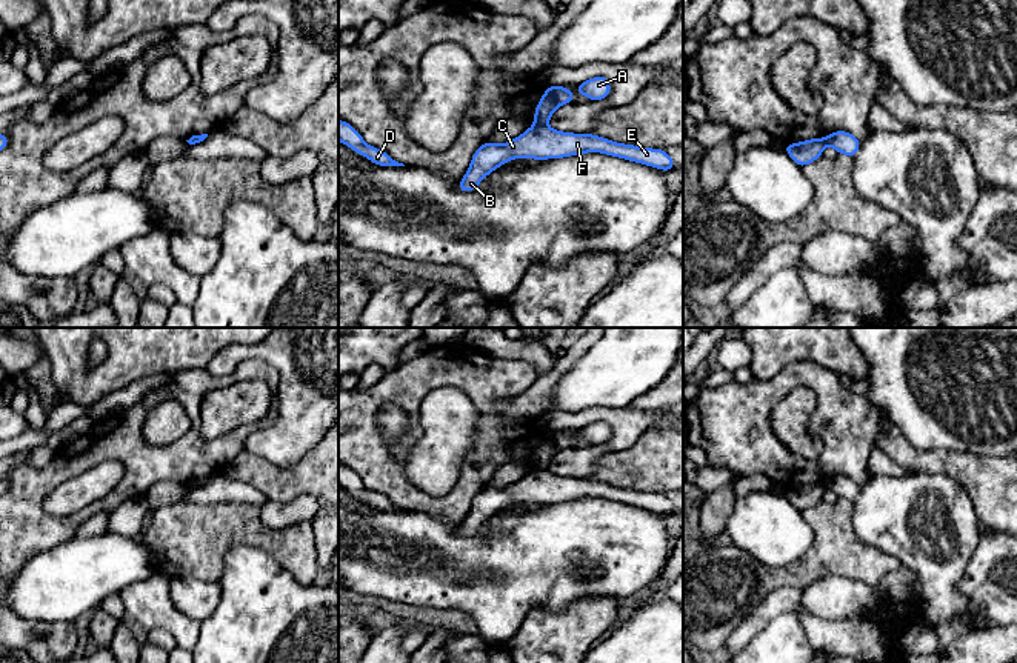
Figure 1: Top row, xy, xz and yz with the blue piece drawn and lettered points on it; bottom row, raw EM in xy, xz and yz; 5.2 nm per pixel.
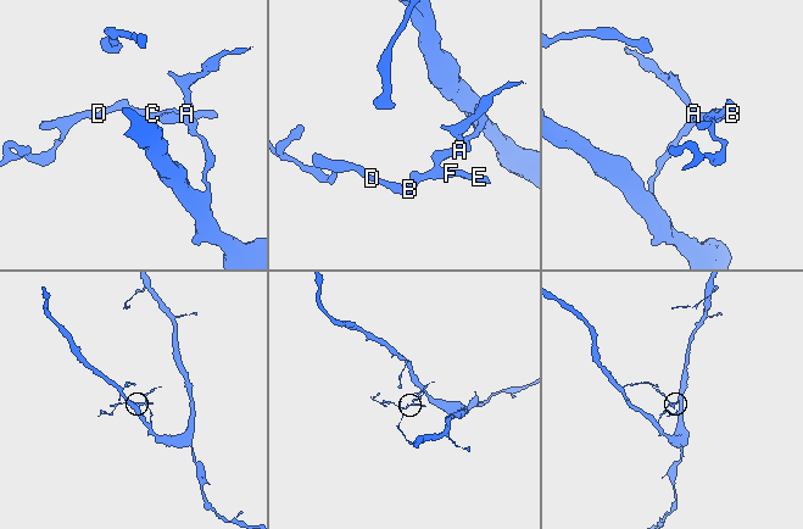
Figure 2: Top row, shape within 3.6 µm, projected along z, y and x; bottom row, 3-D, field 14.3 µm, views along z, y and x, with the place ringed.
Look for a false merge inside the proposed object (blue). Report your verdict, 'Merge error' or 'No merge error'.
Merge error

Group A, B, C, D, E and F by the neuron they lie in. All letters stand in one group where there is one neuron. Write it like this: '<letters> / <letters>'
A / B C D E F

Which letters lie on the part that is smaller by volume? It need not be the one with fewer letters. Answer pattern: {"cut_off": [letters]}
{"cut_off": ["B", "C", "D", "E", "F"]}

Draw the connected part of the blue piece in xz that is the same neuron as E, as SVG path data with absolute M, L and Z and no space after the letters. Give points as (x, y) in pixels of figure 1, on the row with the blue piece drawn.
M545 125L531 126L522 135L503 145L491 143L489 140L483 143L474 152L468 172L458 185L458 191L474 191L488 174L512 158L546 160L585 152L603 152L663 171L672 171L675 168L674 160L665 149L615 143L592 134L560 132Z

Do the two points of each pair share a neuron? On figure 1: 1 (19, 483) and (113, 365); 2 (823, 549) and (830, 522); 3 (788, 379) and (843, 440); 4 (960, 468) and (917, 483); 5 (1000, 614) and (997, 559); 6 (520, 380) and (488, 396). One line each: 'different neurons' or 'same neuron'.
1: different neurons
2: same neuron
3: same neuron
4: different neurons
5: same neuron
6: same neuron

